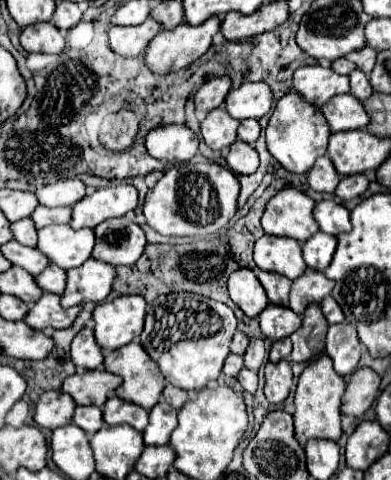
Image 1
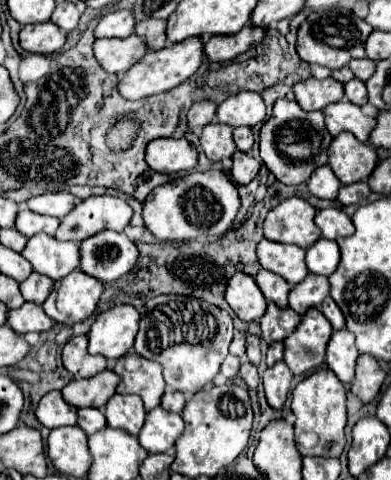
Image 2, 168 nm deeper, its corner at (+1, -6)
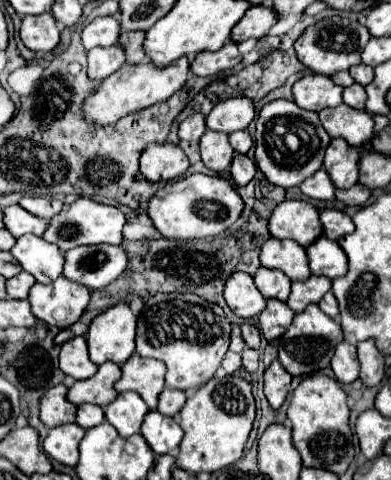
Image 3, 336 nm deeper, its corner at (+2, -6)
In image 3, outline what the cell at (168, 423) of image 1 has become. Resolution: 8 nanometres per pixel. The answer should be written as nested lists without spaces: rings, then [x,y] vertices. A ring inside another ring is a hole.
[[[158,410],[148,412],[144,418],[142,436],[146,438],[146,442],[152,450],[162,450],[162,452],[154,452],[154,454],[174,452],[182,440],[182,434],[184,432],[182,432],[180,424],[174,418],[160,414]]]

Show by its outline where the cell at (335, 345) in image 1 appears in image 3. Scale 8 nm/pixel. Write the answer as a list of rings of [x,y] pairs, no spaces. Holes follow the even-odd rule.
[[[346,340],[340,342],[332,356],[332,370],[340,384],[352,384],[358,378],[358,358],[356,346],[348,344]]]

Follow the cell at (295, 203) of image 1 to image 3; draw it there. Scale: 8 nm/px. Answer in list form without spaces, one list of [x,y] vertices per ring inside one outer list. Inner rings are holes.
[[[302,200],[280,202],[274,208],[268,226],[274,238],[292,238],[304,248],[308,248],[308,244],[320,238],[324,230],[318,210],[310,202]]]

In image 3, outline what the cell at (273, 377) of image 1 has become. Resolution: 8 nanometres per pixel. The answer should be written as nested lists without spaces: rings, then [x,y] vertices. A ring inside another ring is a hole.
[[[274,360],[264,372],[264,394],[272,408],[280,408],[290,392],[292,376],[284,370],[284,366]]]

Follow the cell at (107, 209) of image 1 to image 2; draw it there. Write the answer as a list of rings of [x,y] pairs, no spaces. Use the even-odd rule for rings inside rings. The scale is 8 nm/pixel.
[[[89,196],[81,200],[55,232],[57,240],[81,242],[101,230],[123,232],[133,216],[131,206],[117,196]]]

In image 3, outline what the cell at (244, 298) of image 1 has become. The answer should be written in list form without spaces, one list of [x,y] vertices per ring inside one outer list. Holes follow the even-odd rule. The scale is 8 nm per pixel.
[[[234,272],[234,276],[226,280],[224,298],[230,310],[240,318],[258,316],[266,308],[266,298],[260,296],[252,276],[246,272]]]

